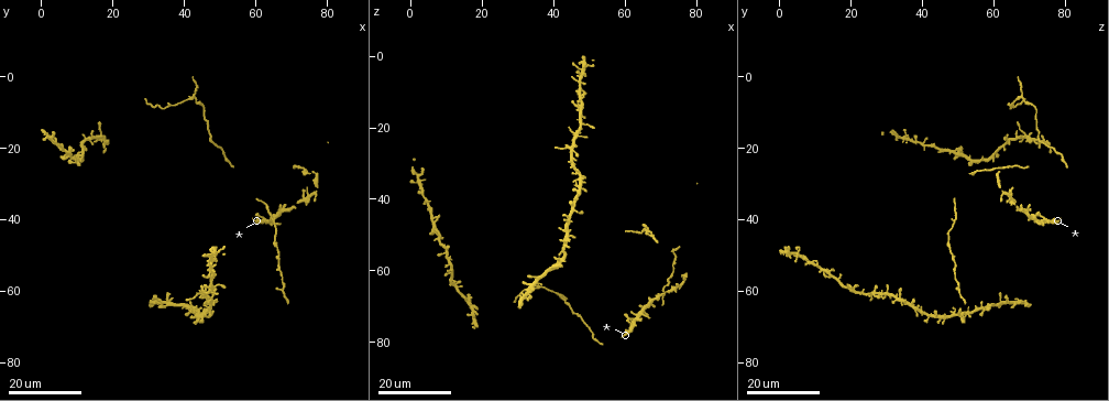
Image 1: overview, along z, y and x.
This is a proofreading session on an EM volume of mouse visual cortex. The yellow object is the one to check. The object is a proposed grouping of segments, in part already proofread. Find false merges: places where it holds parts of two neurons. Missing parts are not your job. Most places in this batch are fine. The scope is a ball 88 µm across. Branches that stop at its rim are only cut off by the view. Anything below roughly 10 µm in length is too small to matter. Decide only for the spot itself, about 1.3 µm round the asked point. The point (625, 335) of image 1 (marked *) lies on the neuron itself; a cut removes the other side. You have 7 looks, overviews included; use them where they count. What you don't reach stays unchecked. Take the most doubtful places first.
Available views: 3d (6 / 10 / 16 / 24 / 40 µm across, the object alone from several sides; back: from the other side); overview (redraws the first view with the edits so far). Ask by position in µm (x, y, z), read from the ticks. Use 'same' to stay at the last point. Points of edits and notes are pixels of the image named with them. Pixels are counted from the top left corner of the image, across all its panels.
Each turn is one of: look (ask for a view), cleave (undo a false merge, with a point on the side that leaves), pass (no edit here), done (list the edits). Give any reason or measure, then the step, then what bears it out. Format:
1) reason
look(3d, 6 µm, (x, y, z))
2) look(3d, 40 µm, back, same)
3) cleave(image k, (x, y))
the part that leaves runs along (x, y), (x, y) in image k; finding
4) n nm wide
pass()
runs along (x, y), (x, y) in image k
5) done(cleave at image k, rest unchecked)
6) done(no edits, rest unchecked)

thin arm on a thick one
look(3d, 24 µm, (67.5, 59.5, 50.5))

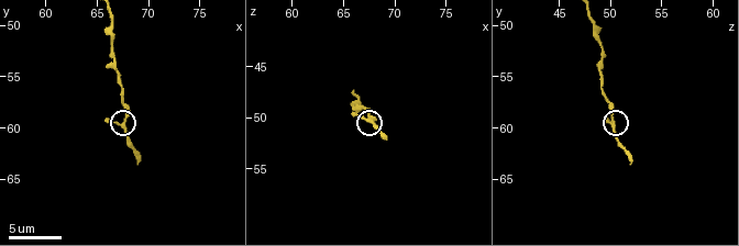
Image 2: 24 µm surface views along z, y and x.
look(3d, 10 µm, (67.4, 59.2, 50.0))

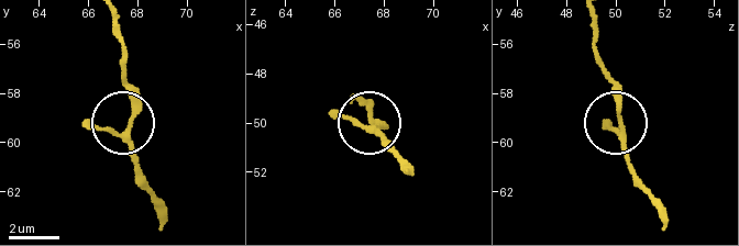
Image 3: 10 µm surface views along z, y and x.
pass()
runs along (592, 23), (620, 131), (606, 126) in image 3; all the same neuron

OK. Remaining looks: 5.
side arm on a straight run
look(3d, 24 µm, (45.0, 66.5, 43.0))

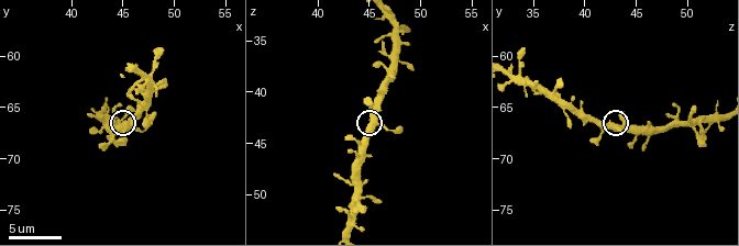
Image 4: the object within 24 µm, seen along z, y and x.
closer look
look(3d, 10 µm, (45.6, 66.8, 42.6))

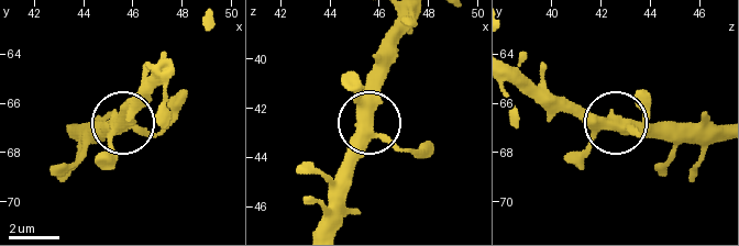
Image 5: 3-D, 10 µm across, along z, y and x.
look(3d, 10 µm, back, (45.3, 66.7, 42.8))

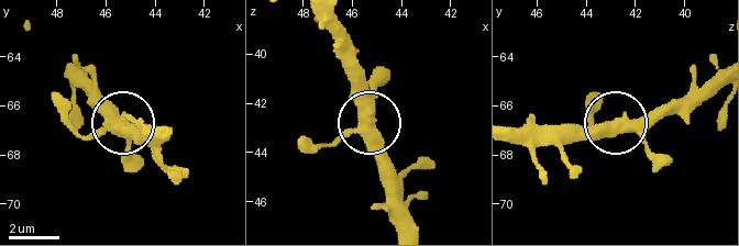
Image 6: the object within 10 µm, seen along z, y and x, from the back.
pass()
one neuron here

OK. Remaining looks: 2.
arms run side by side
look(3d, 10 µm, (66.4, 52.2, 49.2))

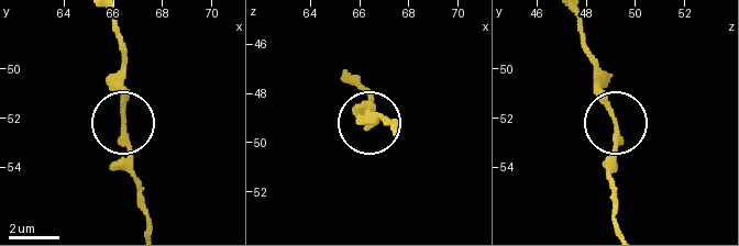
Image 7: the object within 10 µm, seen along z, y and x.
3 arms
pass()
all the same neuron

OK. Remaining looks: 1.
done(no edits, rest unchecked)

